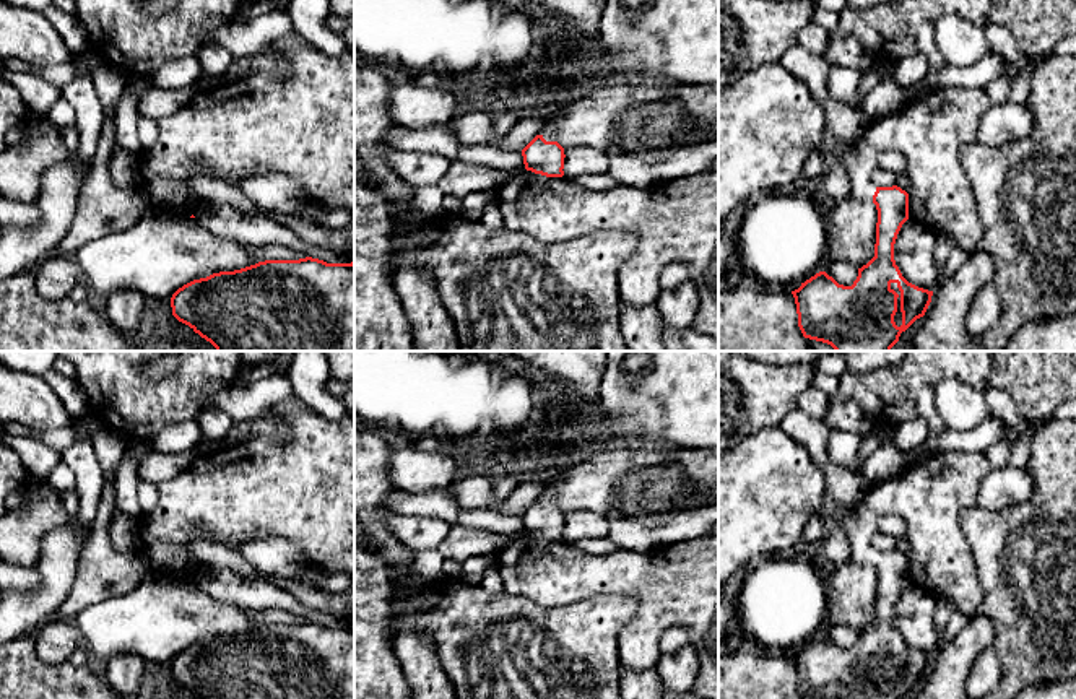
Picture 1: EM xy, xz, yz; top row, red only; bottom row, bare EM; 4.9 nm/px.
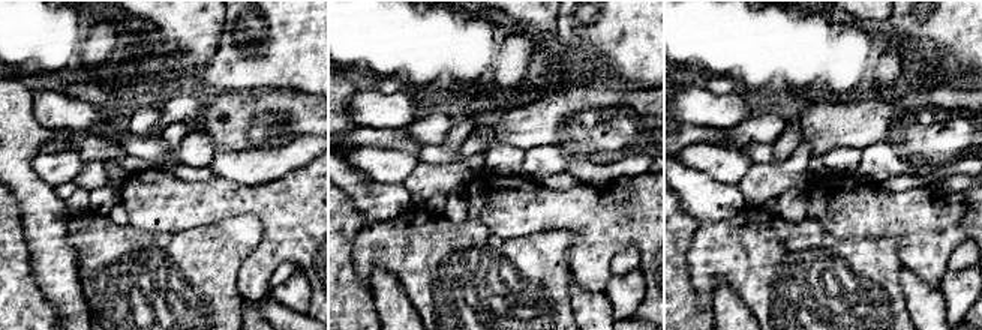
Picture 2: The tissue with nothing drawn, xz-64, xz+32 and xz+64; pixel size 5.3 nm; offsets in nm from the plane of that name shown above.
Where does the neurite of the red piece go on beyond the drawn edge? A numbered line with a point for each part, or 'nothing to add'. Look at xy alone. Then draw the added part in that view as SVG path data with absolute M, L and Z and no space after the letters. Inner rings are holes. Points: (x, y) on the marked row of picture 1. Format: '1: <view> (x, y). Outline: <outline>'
nothing to add

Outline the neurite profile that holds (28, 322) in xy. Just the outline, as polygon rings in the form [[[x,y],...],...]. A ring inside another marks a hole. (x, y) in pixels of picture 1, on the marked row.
[[[34,270],[0,281],[0,351],[140,351],[132,336],[119,332],[94,299],[44,299],[36,291]]]

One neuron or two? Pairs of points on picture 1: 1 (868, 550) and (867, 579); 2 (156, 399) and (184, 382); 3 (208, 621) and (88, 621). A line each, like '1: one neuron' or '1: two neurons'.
1: two neurons
2: one neuron
3: one neuron

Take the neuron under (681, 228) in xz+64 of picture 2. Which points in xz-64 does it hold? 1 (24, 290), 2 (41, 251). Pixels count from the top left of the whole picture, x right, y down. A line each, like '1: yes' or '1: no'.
1: yes
2: no

